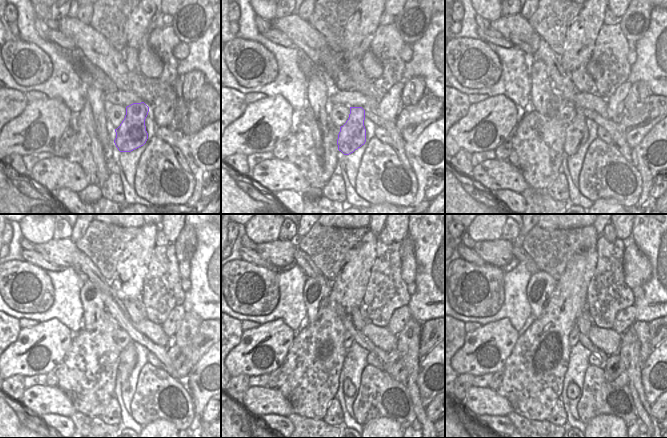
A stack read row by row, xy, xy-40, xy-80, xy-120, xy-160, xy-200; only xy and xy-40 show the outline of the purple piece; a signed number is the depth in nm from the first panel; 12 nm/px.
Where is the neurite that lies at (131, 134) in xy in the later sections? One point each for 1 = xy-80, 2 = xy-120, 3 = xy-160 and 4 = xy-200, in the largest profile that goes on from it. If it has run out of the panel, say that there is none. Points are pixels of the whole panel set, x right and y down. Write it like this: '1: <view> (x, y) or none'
1: xy-80 (576, 134)
2: xy-120 (128, 357)
3: xy-160 (349, 389)
4: xy-200 (572, 391)

